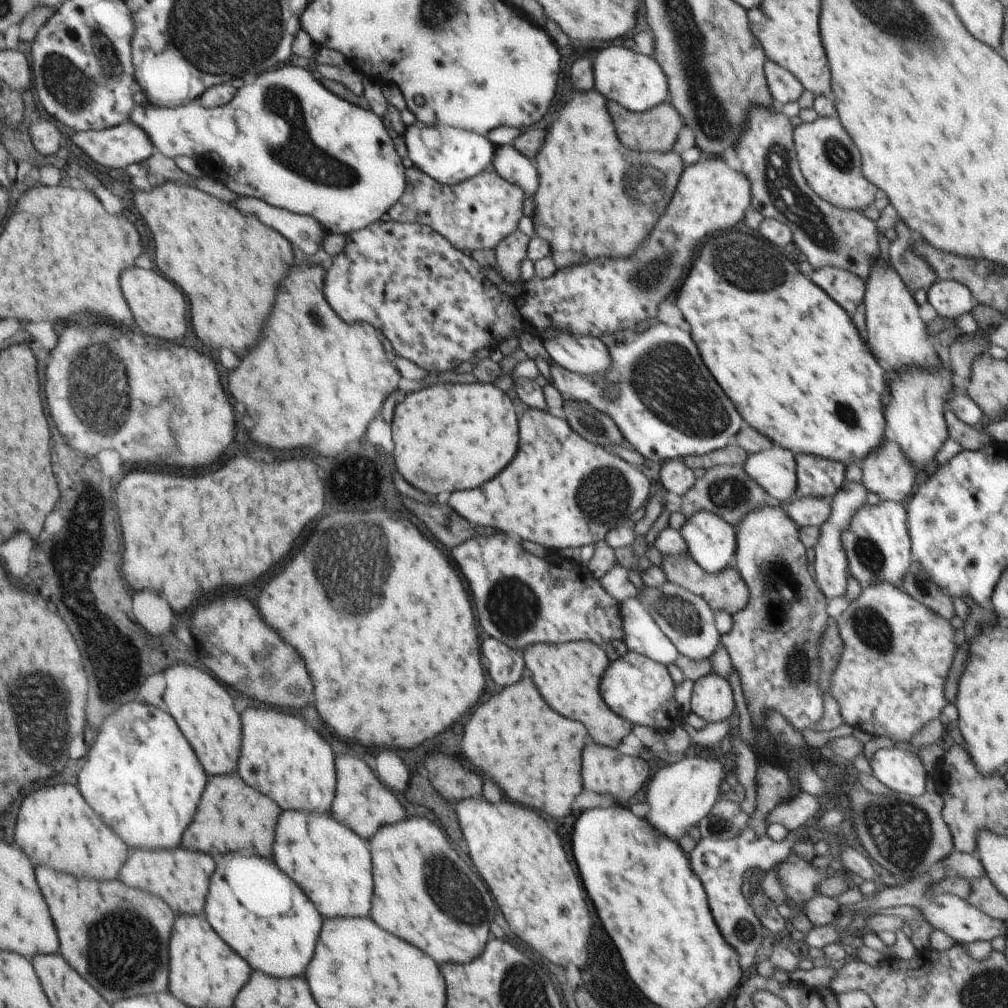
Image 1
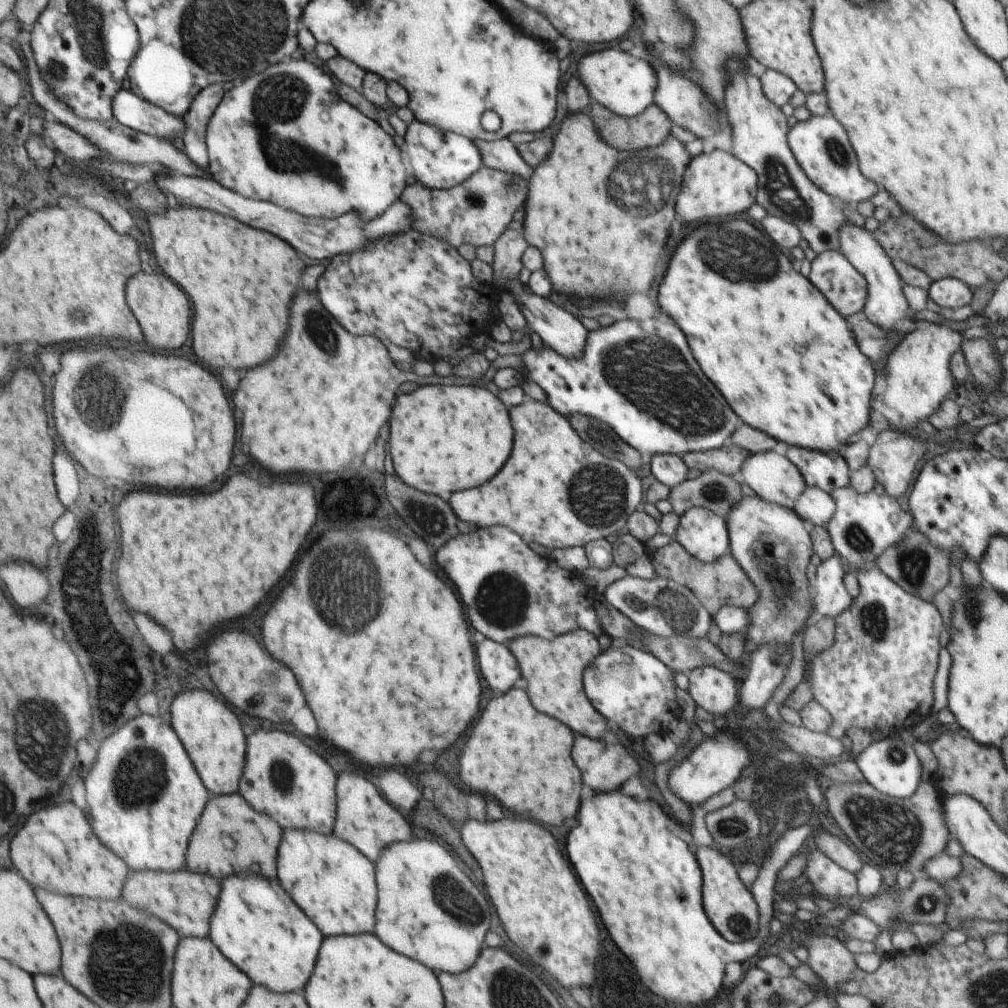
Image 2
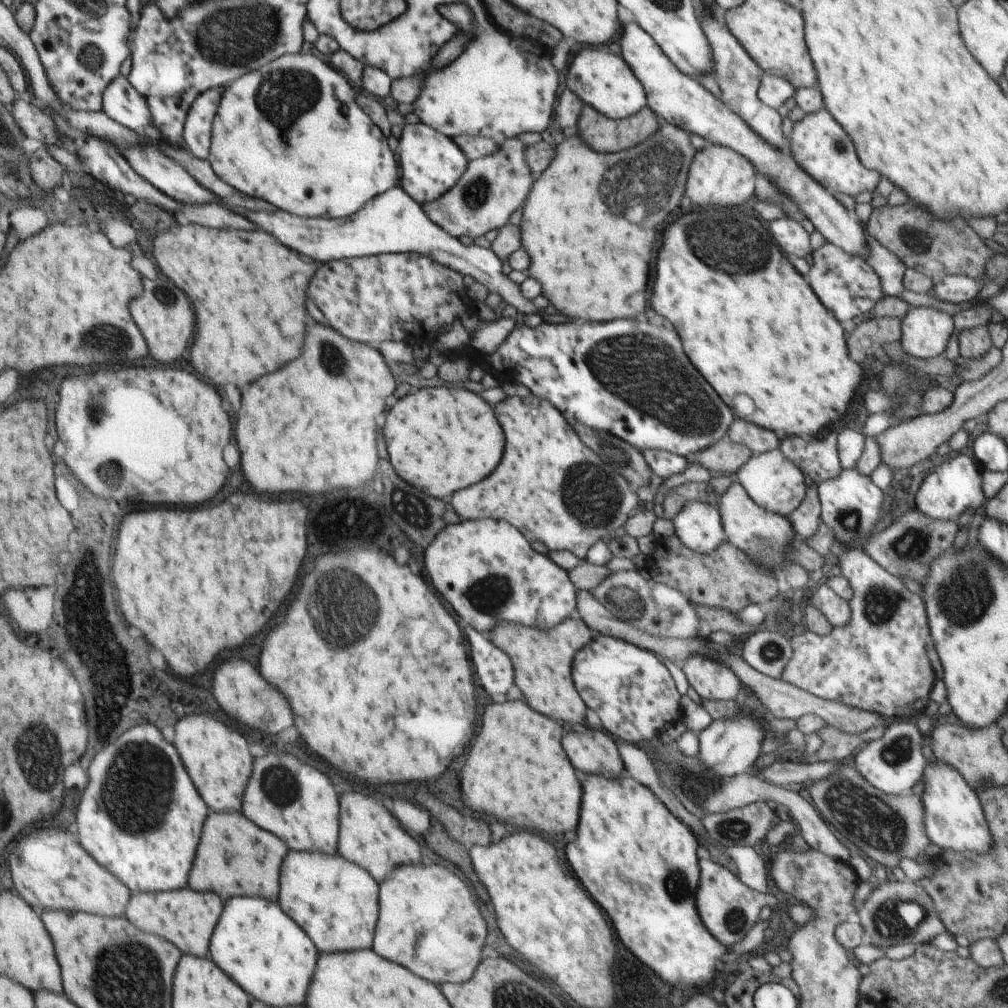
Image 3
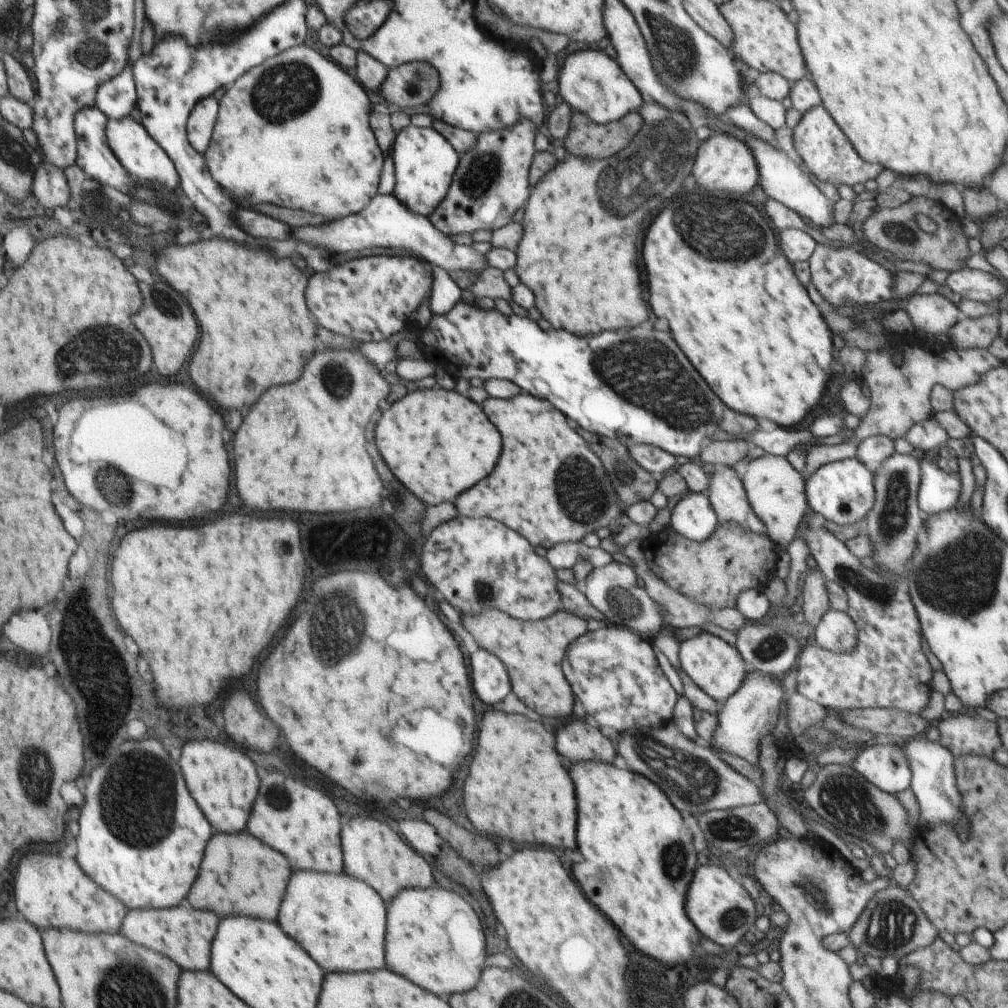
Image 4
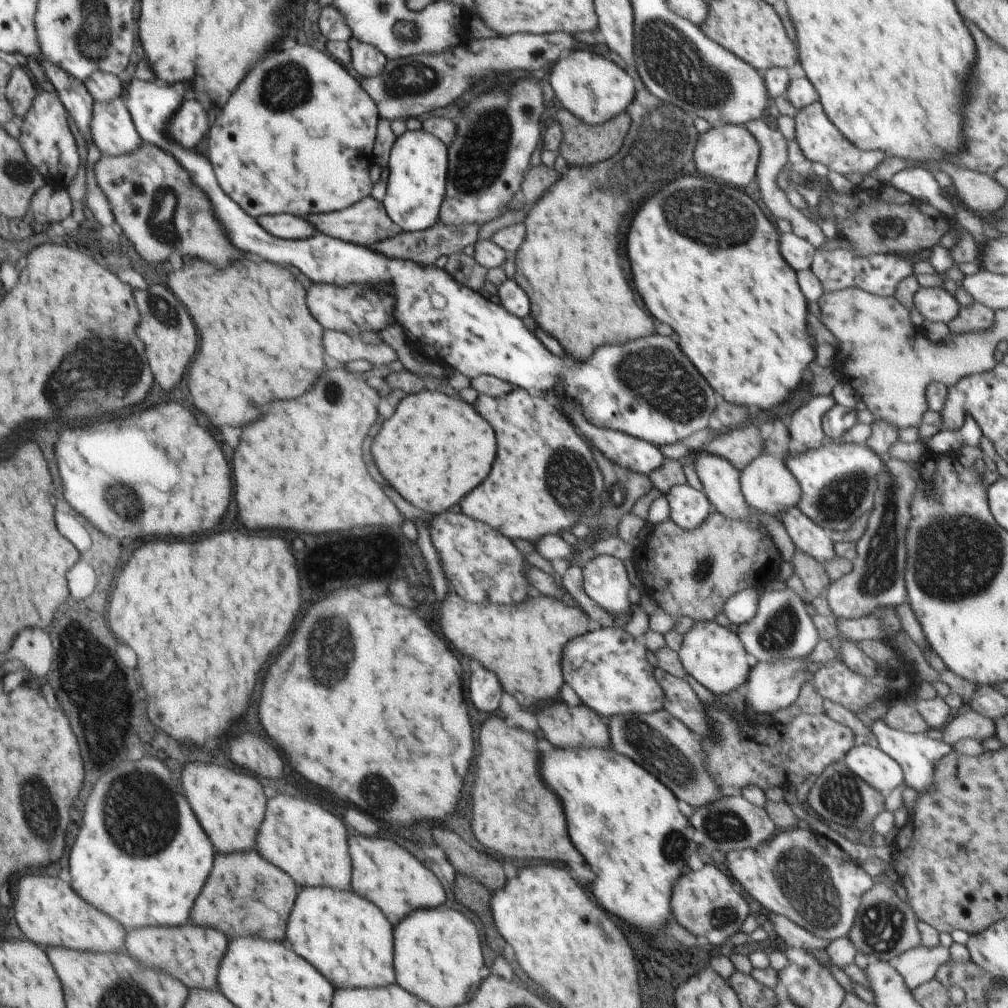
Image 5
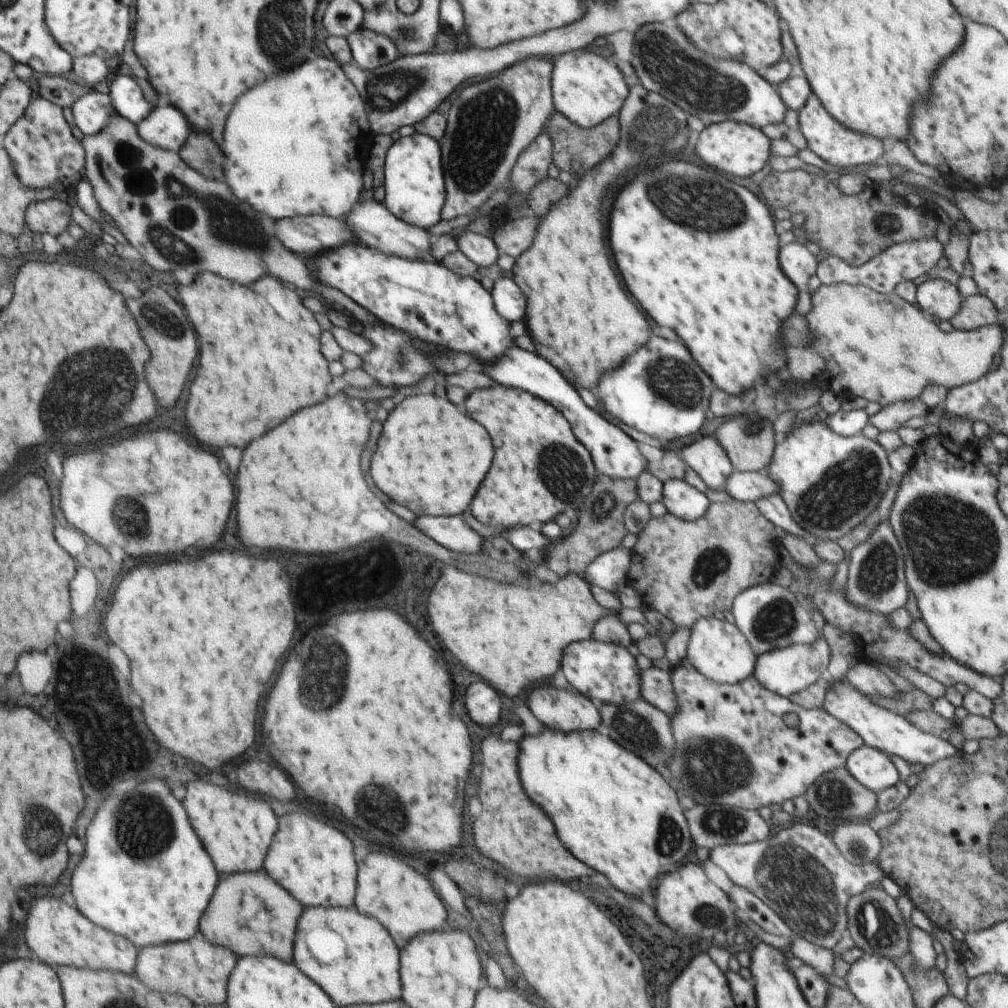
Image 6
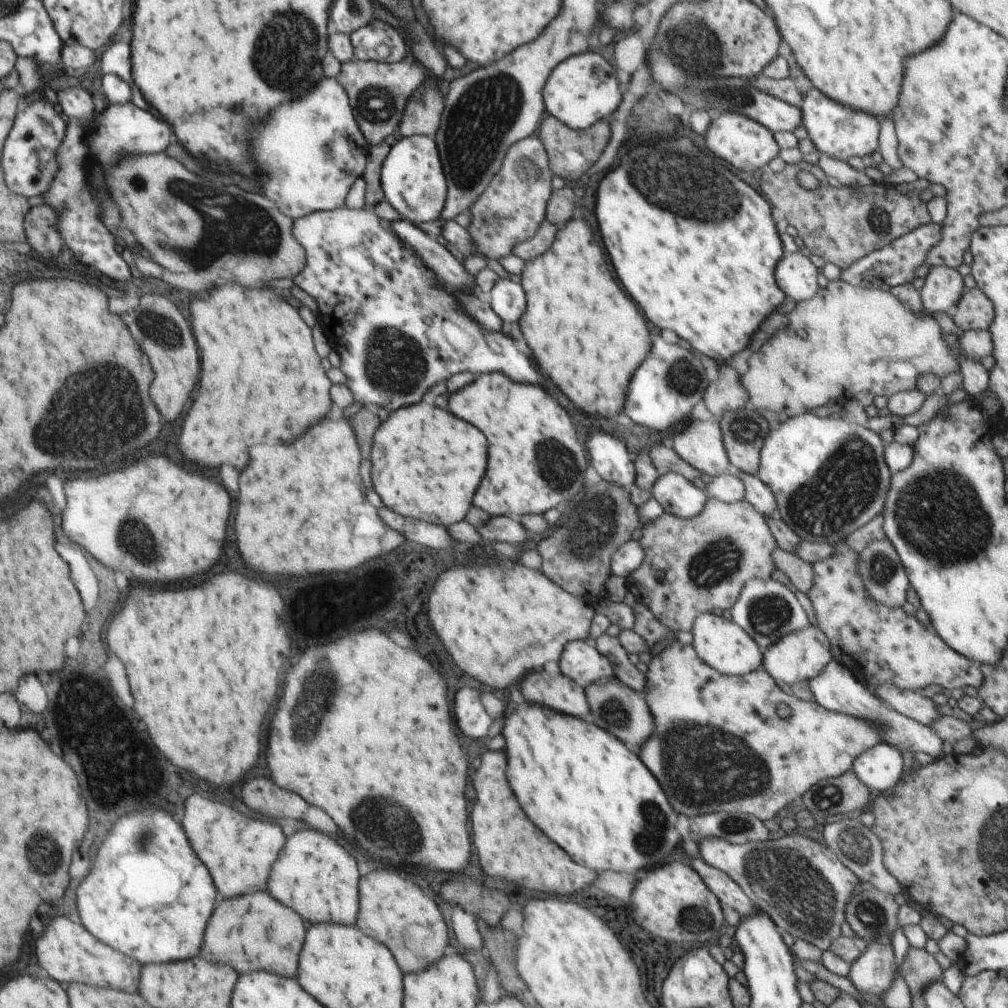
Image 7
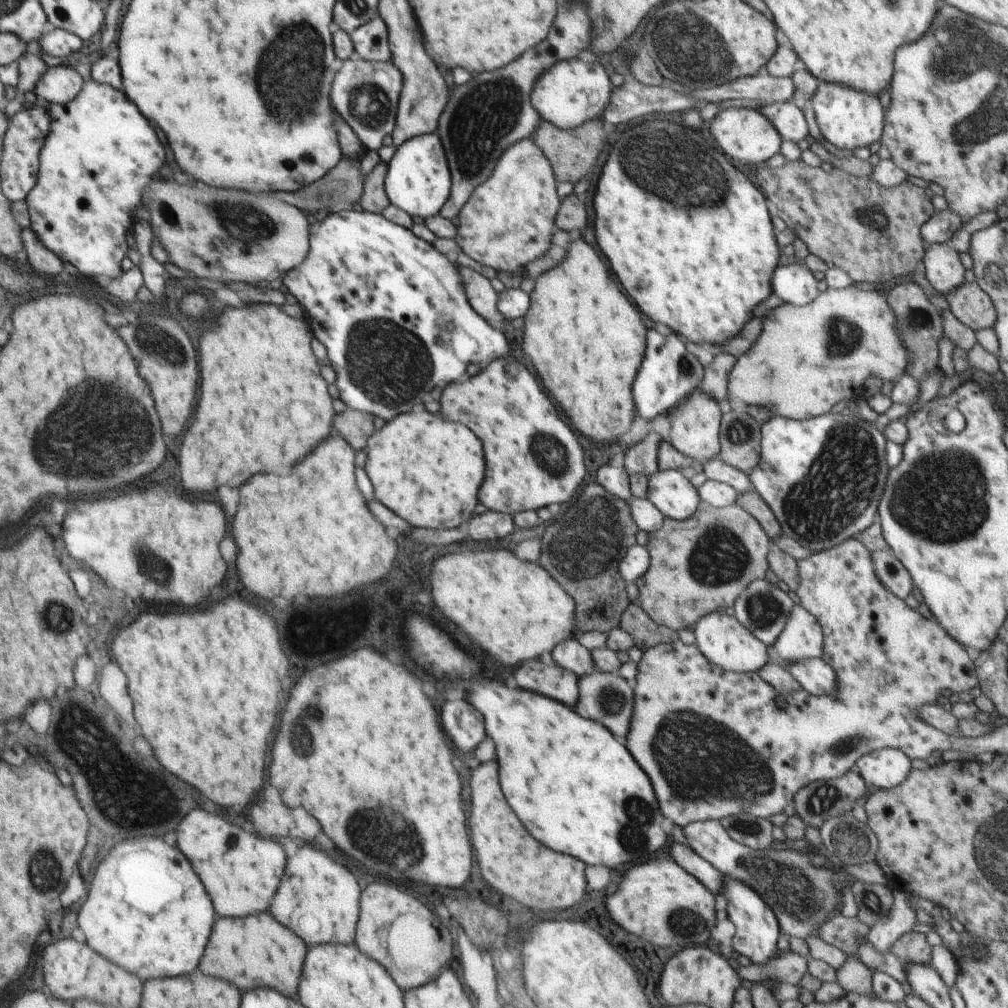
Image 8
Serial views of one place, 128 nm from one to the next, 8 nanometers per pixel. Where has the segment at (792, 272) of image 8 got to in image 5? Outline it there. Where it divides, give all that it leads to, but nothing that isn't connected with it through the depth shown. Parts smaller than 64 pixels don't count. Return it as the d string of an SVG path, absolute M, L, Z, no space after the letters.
M793 232L789 234L782 233L781 235L779 238L779 250L784 261L789 266L792 266L796 273L800 270L810 269L814 254L816 254L814 246L808 240L798 238Z

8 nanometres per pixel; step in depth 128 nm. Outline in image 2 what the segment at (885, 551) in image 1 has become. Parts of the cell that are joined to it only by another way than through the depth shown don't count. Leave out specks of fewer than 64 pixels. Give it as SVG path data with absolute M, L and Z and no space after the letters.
M852 485L833 490L829 494L835 502L833 517L826 528L835 548L850 566L860 570L866 565L874 565L875 558L881 555L890 545L897 545L909 530L913 516L902 510L897 498L884 494L876 494L874 489L859 493Z

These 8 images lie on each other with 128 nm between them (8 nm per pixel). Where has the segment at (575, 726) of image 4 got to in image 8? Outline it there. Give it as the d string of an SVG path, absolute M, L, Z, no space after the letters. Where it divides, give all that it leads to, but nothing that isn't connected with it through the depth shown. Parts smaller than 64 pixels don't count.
M542 660L524 662L516 672L514 680L520 688L546 694L564 702L566 706L576 704L579 697L579 678L561 666L542 664Z

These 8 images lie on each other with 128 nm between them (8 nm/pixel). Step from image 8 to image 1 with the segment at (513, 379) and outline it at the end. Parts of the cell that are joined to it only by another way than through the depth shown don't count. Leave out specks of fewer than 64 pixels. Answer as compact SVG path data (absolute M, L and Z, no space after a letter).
M529 408L520 416L520 448L510 466L484 486L453 492L445 501L474 526L490 526L506 534L518 534L522 540L536 542L555 554L562 549L596 544L604 540L610 530L630 526L632 514L645 506L650 486L650 480L634 464L580 438L565 418Z

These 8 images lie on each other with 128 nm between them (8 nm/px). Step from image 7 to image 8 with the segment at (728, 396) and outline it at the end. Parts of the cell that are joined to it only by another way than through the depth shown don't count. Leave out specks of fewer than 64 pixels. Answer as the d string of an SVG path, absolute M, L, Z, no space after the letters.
M731 352L718 354L710 366L705 368L700 382L700 391L714 397L718 402L728 397L729 374L737 361Z

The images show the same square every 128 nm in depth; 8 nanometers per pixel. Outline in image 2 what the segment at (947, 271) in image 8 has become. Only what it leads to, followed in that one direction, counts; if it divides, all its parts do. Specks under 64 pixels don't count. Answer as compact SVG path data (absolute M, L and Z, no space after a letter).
M921 323L917 328L909 333L906 333L902 341L894 352L890 354L890 376L886 378L886 390L873 397L874 402L871 408L878 410L888 422L893 424L892 428L908 431L913 435L918 436L916 422L918 420L926 420L927 416L931 415L941 403L942 399L946 399L948 393L952 390L954 378L950 373L949 362L950 357L961 348L962 334L958 331L950 329L950 327L938 323Z

